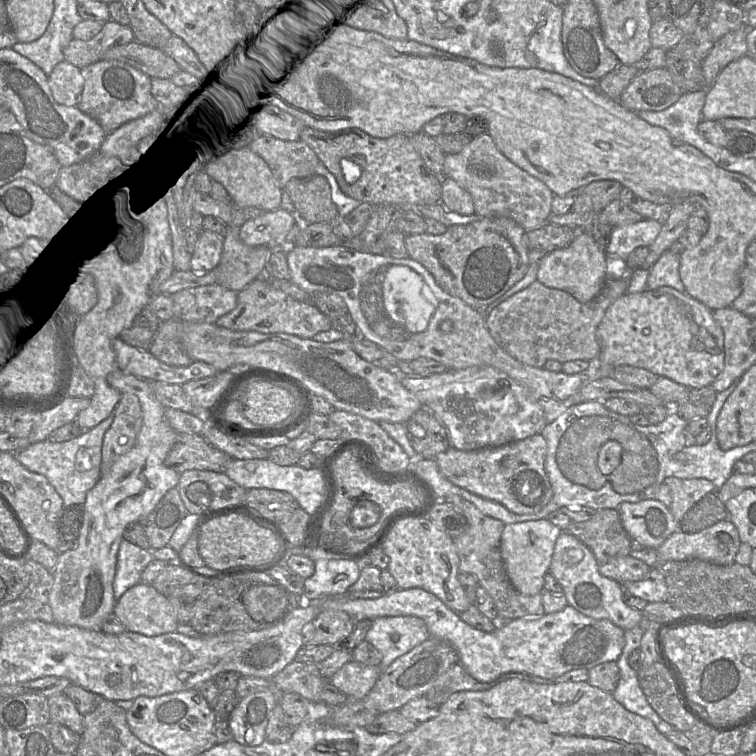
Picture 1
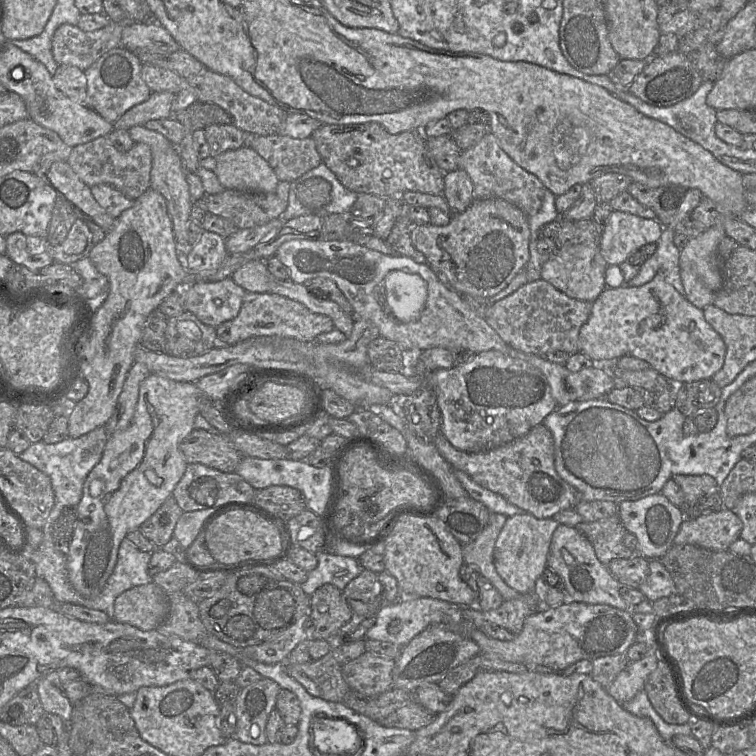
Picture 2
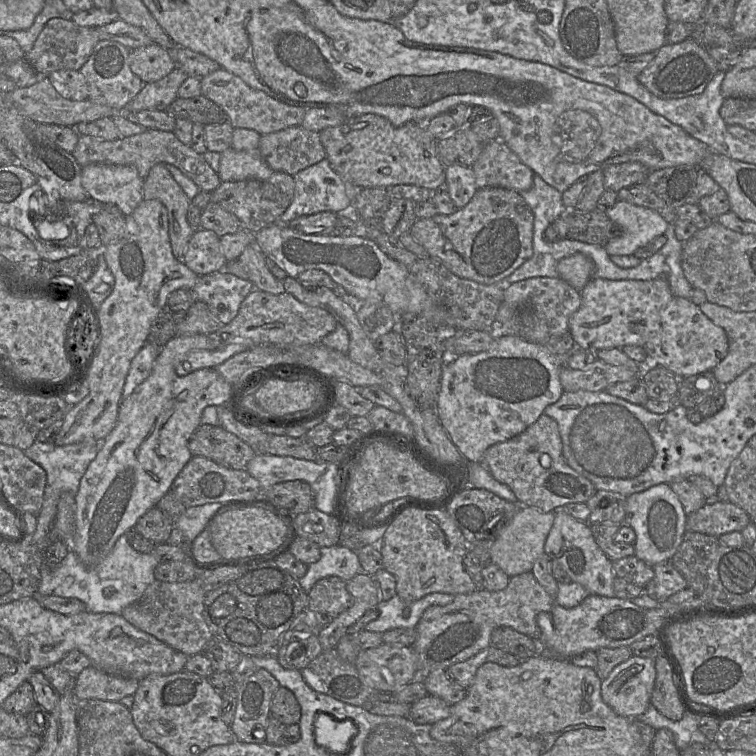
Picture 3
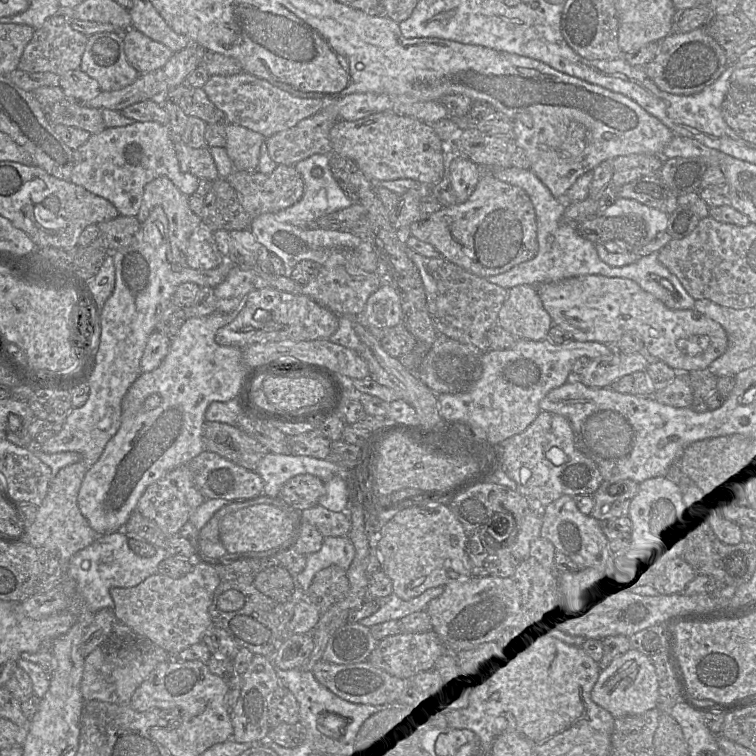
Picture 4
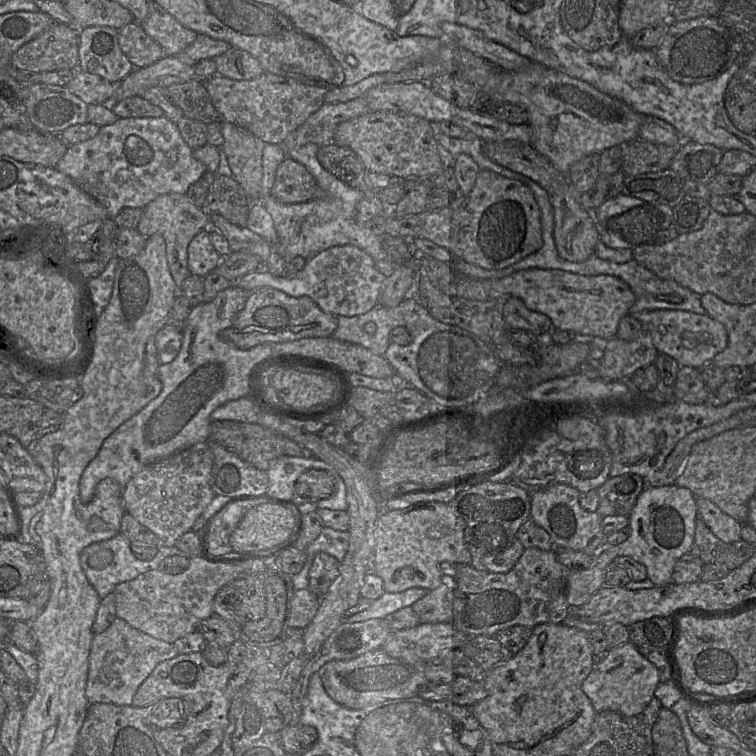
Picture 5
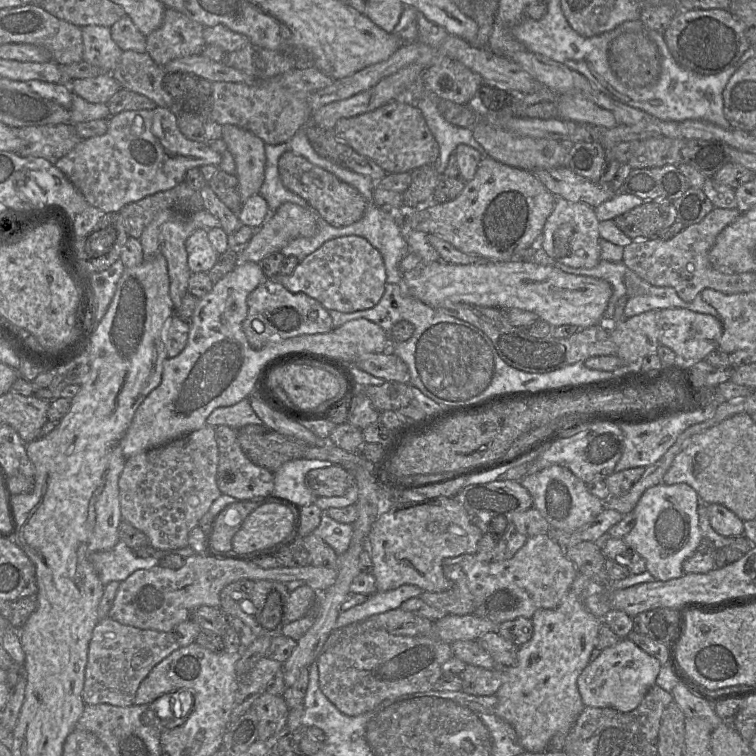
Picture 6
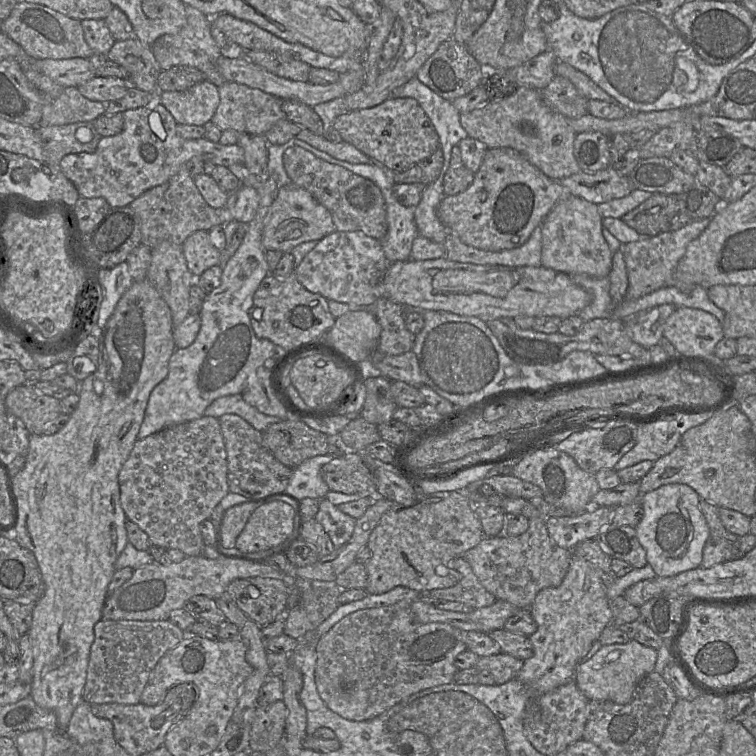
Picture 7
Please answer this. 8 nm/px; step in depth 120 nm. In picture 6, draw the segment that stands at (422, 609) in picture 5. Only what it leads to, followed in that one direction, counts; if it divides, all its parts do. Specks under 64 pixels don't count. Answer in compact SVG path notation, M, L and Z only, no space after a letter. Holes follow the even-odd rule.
M455 564L444 567L443 570L445 577L453 582L453 586L444 592L422 592L420 599L429 606L445 612L446 615L462 616L473 613L475 601L463 569Z

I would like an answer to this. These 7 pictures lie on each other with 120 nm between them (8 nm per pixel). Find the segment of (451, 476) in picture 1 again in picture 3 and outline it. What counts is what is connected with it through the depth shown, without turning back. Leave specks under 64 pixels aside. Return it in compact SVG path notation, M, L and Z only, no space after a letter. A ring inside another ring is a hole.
M543 413L520 435L489 447L482 457L482 465L512 490L520 505L556 513L565 505L586 503L597 492L590 480L567 464L562 450L557 422Z

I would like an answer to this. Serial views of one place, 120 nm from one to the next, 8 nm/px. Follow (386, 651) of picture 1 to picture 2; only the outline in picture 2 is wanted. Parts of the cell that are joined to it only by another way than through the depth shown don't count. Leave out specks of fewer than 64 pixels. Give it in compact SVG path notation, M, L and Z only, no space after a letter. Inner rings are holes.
M419 597L407 600L398 599L395 602L384 603L375 614L376 622L367 630L365 639L386 641L405 647L429 625L447 623L457 608L461 607L448 601L431 597Z

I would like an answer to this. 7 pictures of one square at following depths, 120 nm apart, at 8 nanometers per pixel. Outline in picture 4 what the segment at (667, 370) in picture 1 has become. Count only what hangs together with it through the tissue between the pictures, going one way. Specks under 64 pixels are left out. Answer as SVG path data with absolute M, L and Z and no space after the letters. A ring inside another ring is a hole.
M584 275L530 286L536 287L543 307L552 318L553 324L570 333L573 339L579 342L600 342L614 346L624 333L636 332L642 339L646 355L650 359L662 361L678 373L706 369L727 349L727 334L719 323L698 313L695 309L668 308L631 279Z

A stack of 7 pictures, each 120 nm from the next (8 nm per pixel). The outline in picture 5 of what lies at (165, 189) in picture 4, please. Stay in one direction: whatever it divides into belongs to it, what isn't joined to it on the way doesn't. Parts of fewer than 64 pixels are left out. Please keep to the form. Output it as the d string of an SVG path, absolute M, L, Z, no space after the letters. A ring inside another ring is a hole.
M163 194L143 208L137 230L145 237L153 234L161 234L164 237L167 261L173 280L178 287L178 295L184 280L191 274L188 269L188 245L204 229L210 229L209 214L198 207L186 194Z

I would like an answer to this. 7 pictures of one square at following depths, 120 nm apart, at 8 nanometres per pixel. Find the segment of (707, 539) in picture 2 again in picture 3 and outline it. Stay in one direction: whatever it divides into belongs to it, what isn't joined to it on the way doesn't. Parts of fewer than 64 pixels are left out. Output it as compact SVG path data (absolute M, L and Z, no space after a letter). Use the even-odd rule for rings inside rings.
M707 502L688 515L686 531L699 532L719 538L721 535L741 532L751 522L750 516L730 502Z

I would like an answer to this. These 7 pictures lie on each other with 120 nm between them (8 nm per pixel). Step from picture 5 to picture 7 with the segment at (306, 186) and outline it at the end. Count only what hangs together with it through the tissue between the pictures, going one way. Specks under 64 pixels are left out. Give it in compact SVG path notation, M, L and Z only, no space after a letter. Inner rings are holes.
M296 145L284 152L283 165L292 184L307 190L331 213L336 230L362 232L377 240L386 235L388 224L385 200L373 181L326 162Z

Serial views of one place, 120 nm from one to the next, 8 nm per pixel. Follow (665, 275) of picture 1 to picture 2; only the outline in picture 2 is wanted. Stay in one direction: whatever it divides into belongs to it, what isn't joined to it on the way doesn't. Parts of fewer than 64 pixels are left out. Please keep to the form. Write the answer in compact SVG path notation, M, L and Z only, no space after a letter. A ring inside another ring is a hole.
M664 226L657 249L641 266L638 274L628 282L628 286L642 286L650 282L659 270L666 274L666 280L680 294L684 295L684 286L680 276L680 253L674 244L675 230Z

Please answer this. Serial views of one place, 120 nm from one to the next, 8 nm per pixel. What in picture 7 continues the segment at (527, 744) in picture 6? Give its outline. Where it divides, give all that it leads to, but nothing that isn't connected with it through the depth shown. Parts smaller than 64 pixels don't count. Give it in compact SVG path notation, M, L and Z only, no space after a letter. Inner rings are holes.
M572 555L562 583L557 587L544 588L537 594L529 608L537 624L537 630L528 636L533 645L533 655L524 661L516 677L534 694L544 694L575 681L577 665L604 628L613 622L606 589L595 567Z

